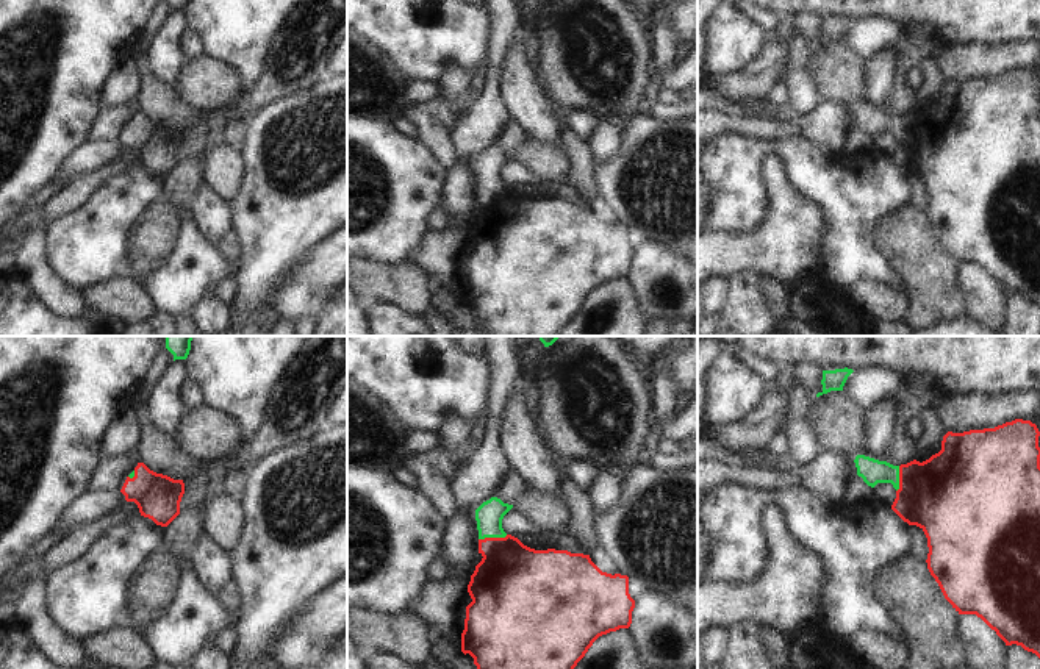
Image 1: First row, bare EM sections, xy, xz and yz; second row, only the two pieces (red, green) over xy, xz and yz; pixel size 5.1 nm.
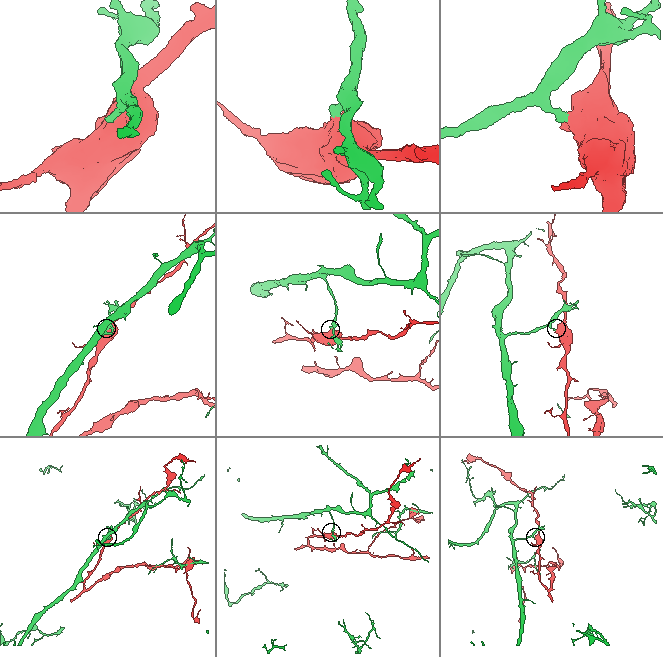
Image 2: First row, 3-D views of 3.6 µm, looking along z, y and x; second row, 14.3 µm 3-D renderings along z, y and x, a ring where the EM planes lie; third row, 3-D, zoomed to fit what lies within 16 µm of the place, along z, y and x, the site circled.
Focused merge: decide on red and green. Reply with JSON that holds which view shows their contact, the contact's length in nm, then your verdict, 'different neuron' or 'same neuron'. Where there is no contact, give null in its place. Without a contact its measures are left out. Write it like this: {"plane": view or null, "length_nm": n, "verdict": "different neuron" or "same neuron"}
{"plane": "xz", "length_nm": 150, "verdict": "different neuron"}

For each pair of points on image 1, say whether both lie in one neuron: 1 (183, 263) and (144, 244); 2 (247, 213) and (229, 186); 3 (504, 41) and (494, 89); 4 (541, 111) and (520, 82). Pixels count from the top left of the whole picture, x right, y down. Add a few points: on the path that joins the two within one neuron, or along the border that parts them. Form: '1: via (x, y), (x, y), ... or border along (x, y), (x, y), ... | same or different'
1: border along (183, 222), (169, 261), (141, 280) | different
2: border along (246, 161), (244, 185), (232, 202) | different
3: via (498, 53), (496, 77) | same
4: via (534, 103), (523, 89) | same

